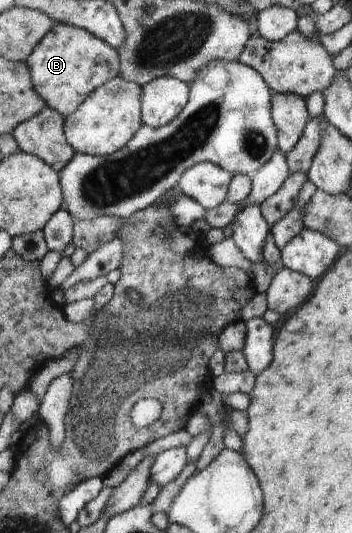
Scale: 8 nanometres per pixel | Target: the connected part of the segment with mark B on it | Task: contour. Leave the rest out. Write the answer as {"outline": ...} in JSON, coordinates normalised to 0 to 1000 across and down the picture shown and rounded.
{"outline":[[[165,43],[99,90],[74,120],[91,131],[91,154],[102,173],[128,188],[134,199],[162,206],[179,220],[202,218],[276,165],[341,141],[341,99],[253,56],[202,45]]]}

